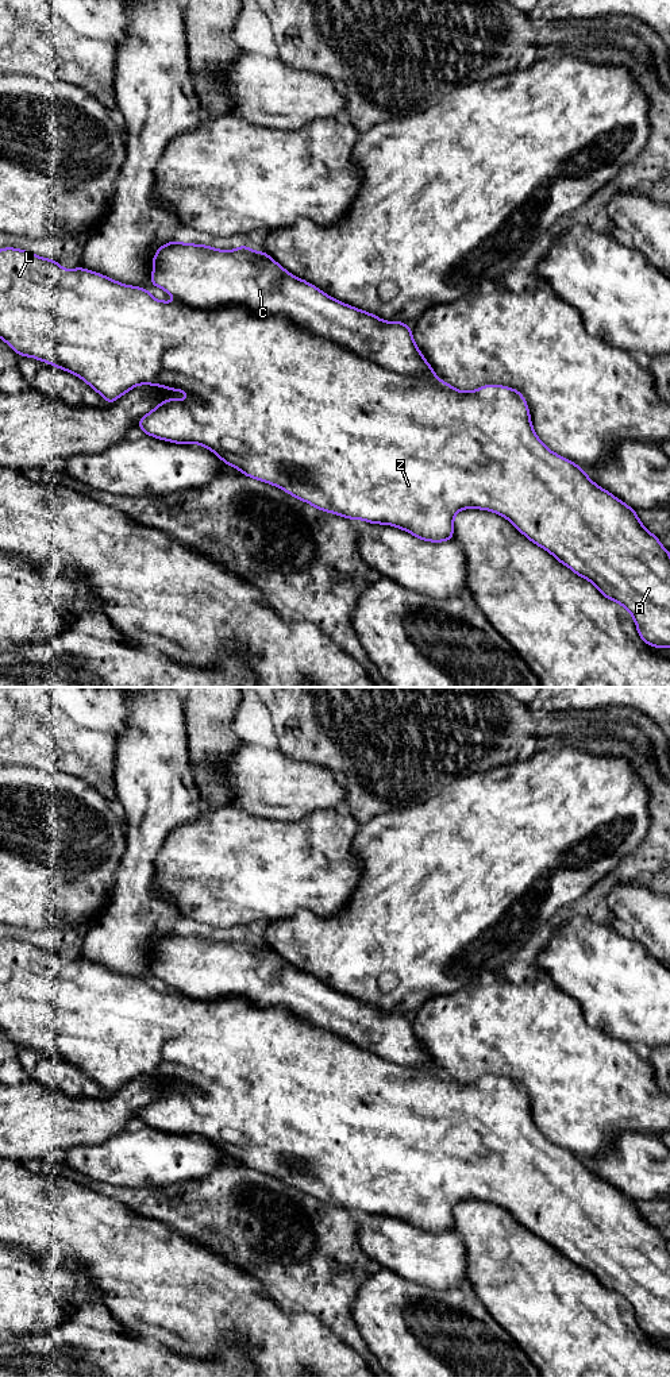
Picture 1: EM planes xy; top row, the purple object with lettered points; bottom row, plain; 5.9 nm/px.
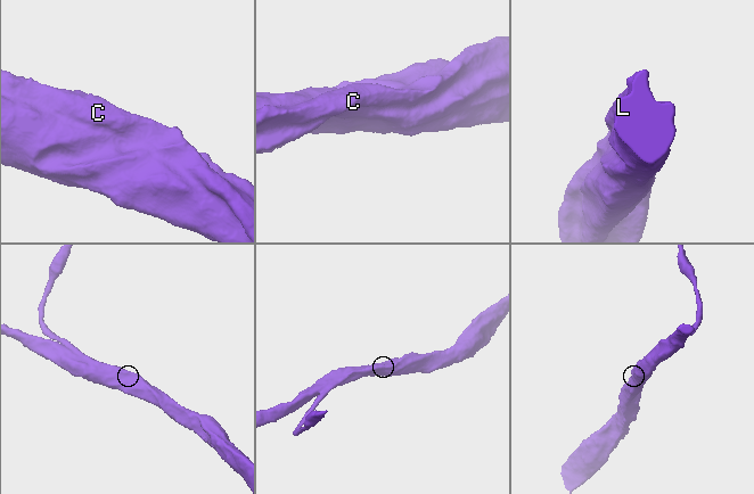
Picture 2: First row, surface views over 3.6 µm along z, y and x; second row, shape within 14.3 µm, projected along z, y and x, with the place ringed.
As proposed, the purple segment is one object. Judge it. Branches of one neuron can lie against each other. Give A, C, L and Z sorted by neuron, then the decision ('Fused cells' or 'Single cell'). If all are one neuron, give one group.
Groups: A C L Z. Single cell

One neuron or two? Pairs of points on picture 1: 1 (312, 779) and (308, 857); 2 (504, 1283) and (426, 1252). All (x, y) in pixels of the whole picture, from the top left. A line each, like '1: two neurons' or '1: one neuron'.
1: one neuron
2: two neurons

